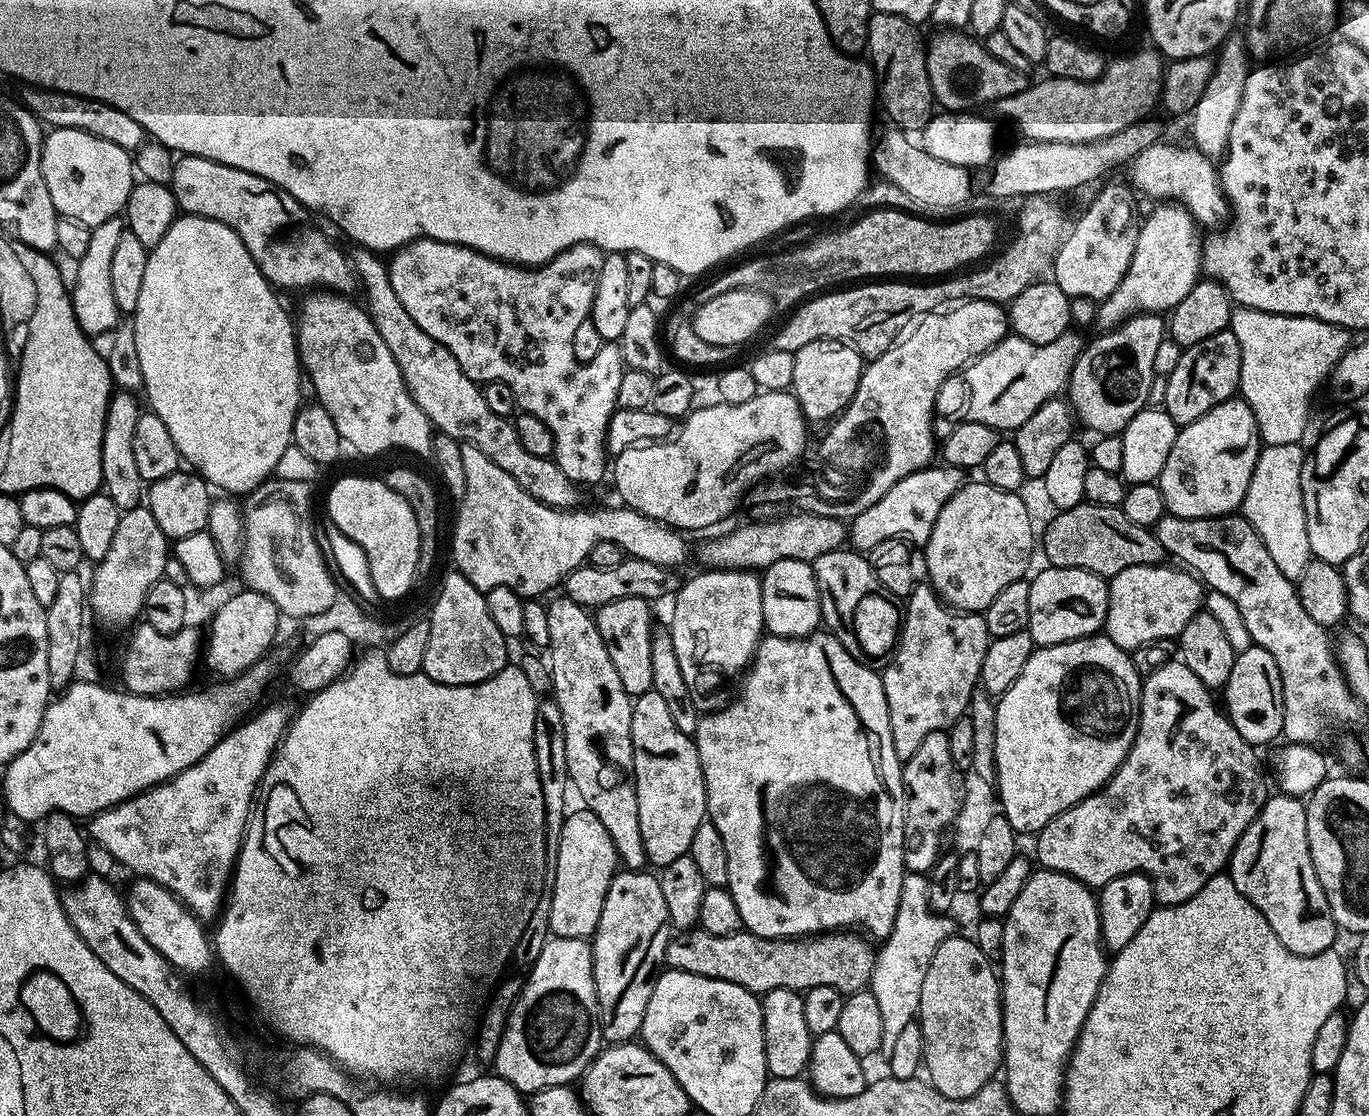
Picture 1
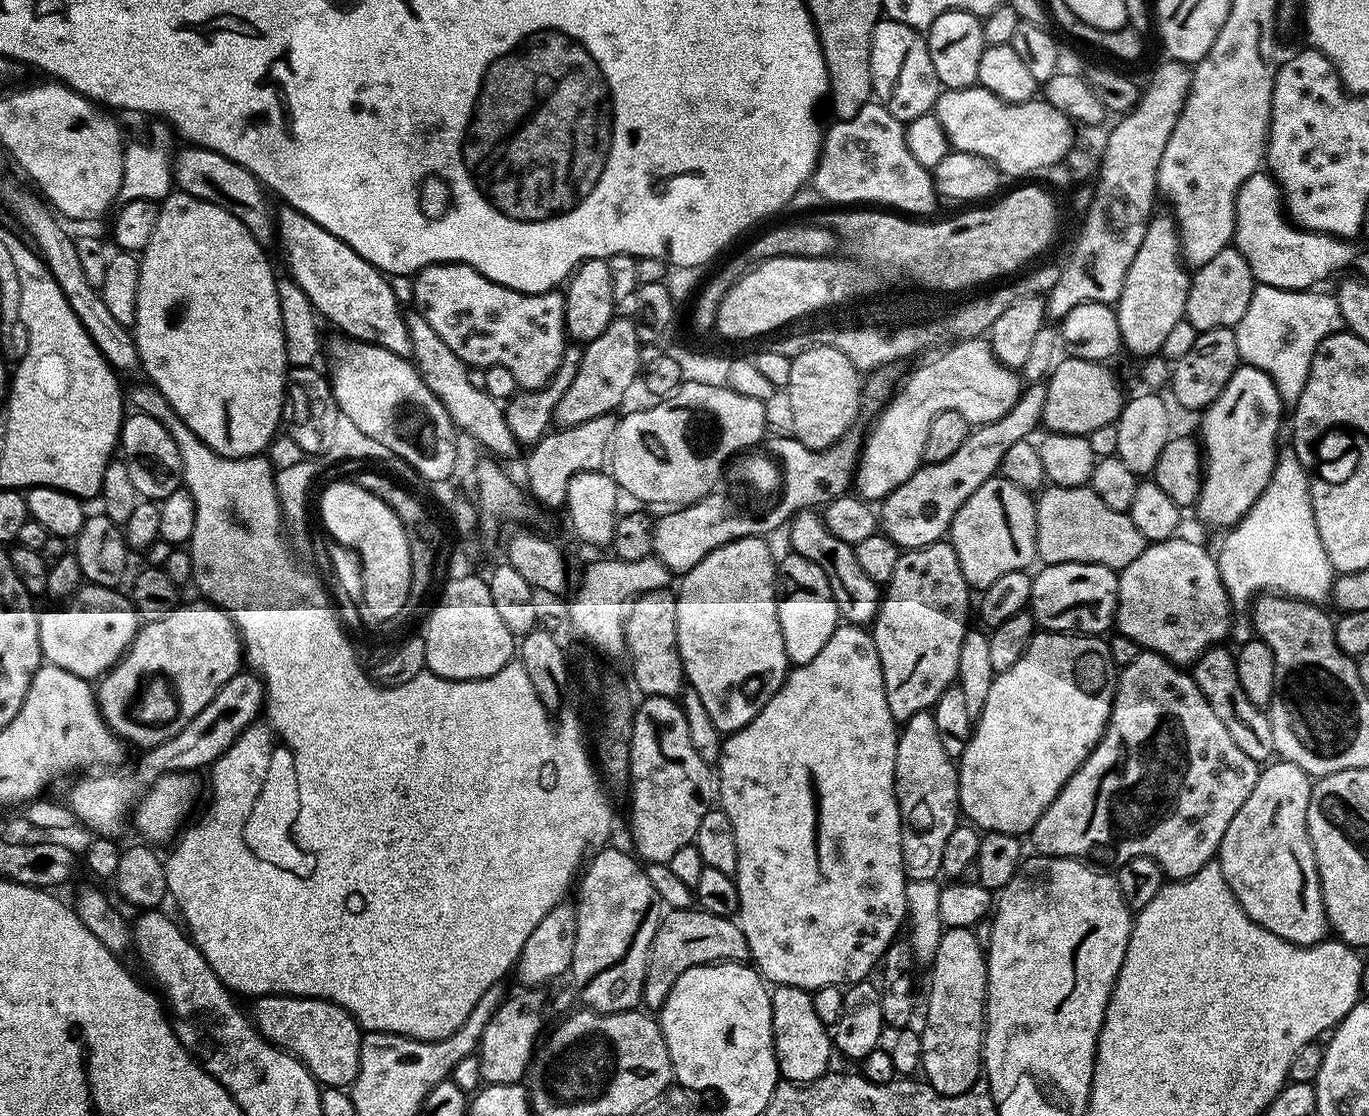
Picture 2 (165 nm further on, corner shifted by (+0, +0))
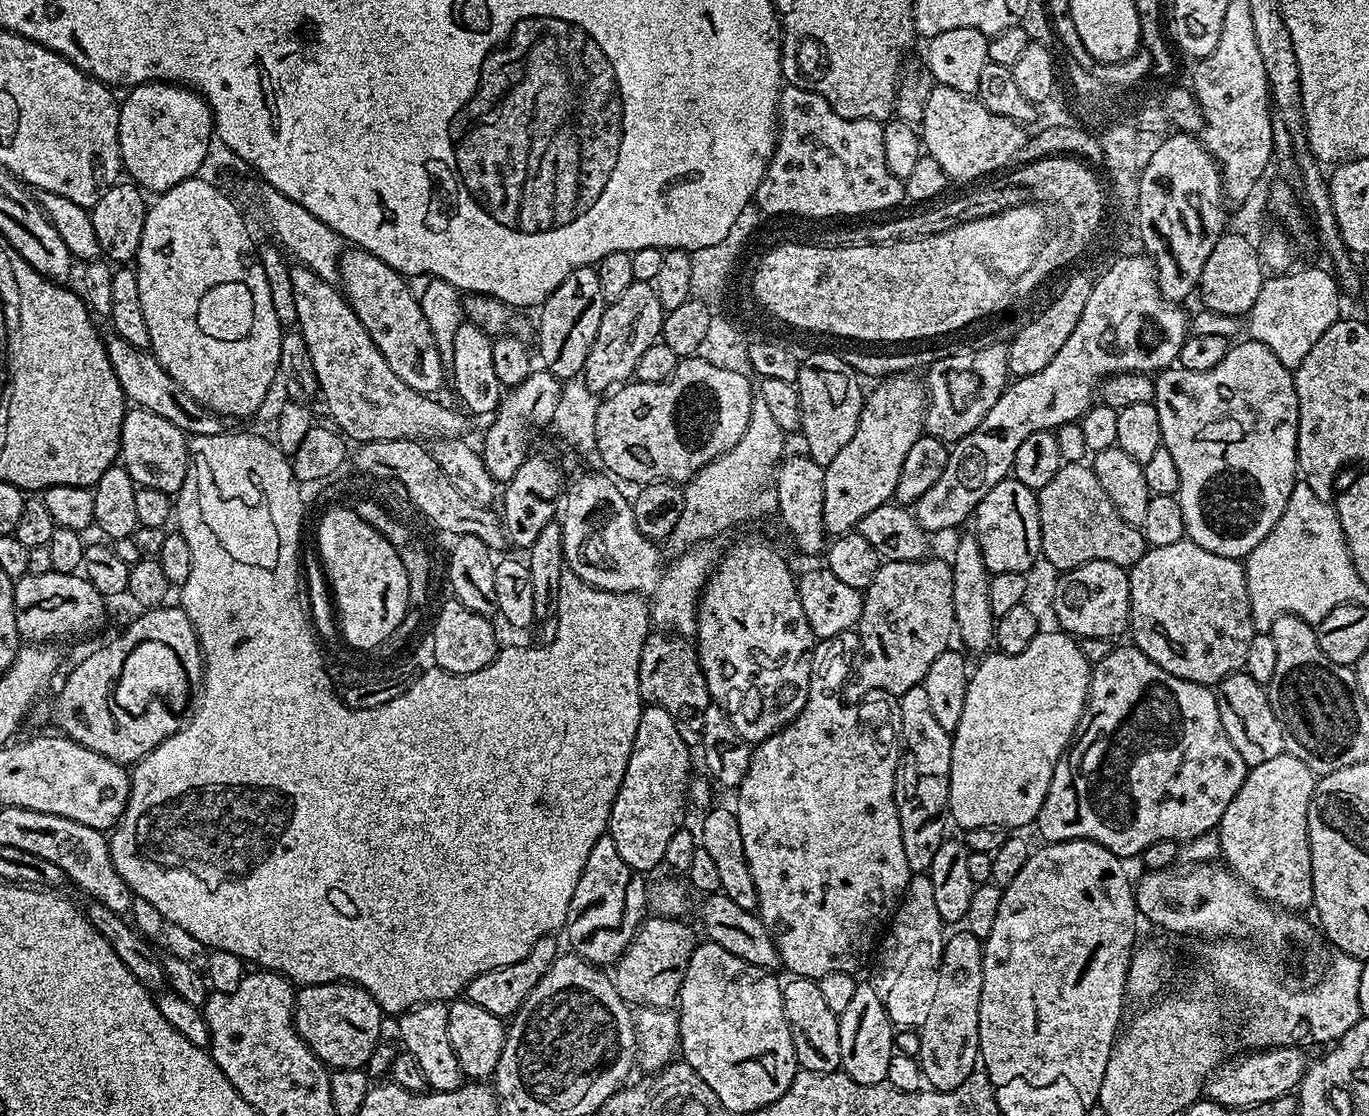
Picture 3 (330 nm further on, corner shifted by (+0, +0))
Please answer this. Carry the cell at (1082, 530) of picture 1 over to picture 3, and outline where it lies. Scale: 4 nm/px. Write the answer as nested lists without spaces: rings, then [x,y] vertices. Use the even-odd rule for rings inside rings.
[[[1061,463],[1058,474],[1038,489],[1036,501],[1040,515],[1040,551],[1060,574],[1086,562],[1114,562],[1128,570],[1149,549],[1139,527],[1126,522],[1114,510],[1114,502],[1110,502],[1106,490],[1102,490],[1102,482],[1098,482],[1087,463]]]

